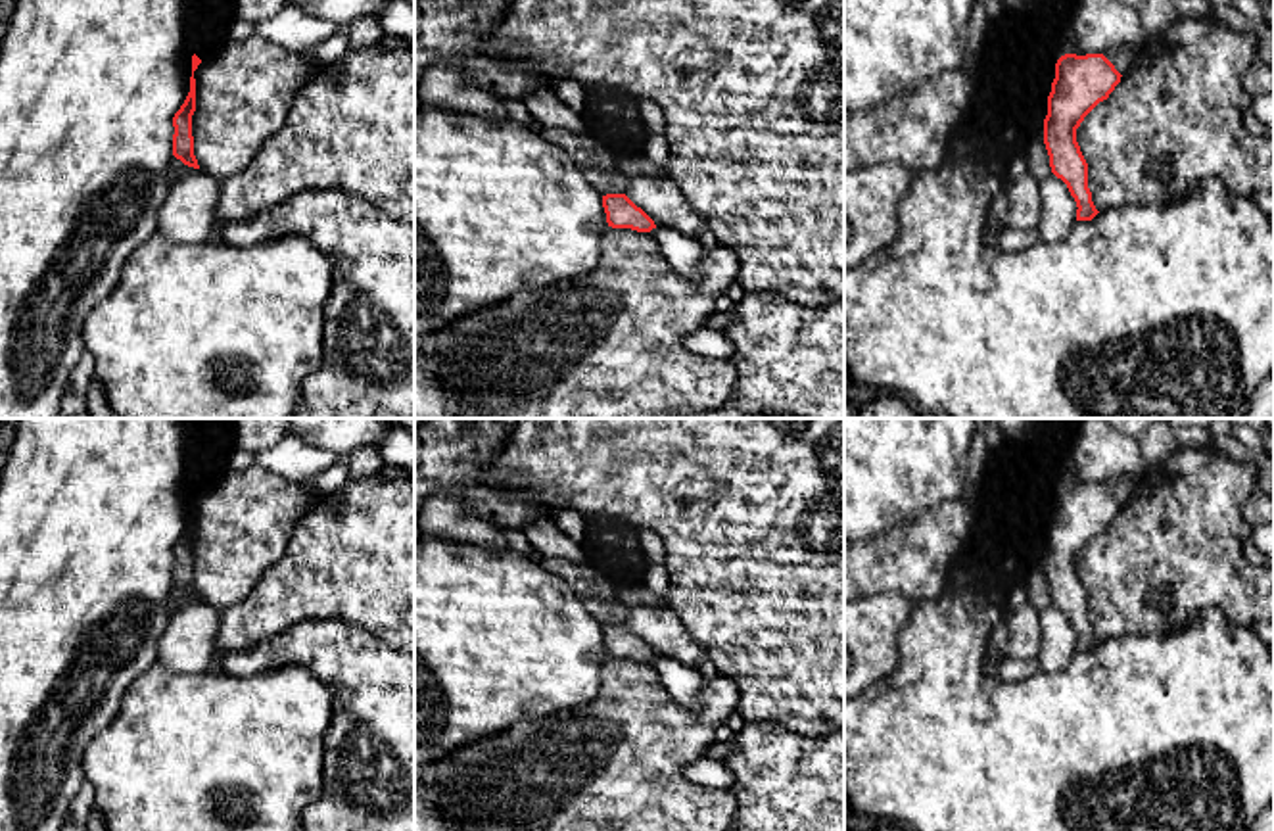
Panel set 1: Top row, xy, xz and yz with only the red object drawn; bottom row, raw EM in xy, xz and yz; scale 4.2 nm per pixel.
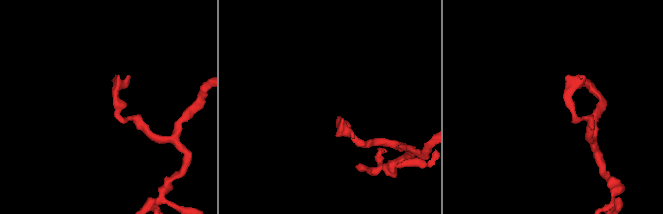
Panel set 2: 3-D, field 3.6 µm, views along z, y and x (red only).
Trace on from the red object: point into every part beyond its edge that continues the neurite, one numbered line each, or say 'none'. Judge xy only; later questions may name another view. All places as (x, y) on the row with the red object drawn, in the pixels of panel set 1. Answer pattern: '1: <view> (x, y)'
none

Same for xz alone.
none

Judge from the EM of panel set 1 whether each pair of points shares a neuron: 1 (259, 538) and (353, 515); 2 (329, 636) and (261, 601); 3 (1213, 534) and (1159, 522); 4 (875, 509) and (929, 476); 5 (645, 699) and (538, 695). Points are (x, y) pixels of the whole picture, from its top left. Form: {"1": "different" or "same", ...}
{"1": "different", "2": "different", "3": "same", "4": "same", "5": "different"}

